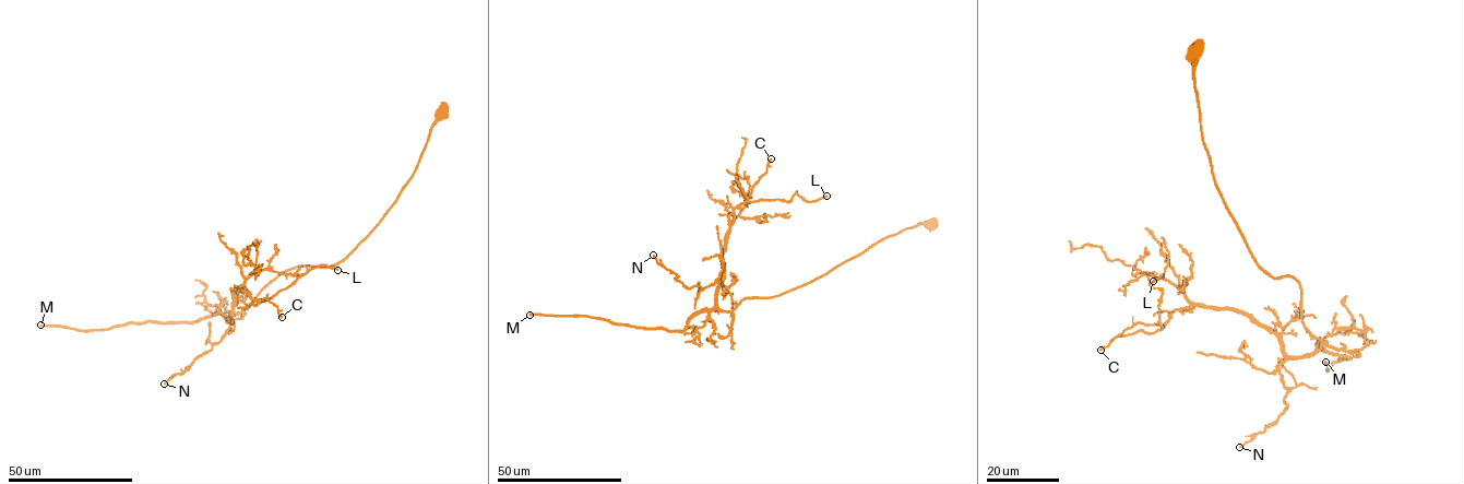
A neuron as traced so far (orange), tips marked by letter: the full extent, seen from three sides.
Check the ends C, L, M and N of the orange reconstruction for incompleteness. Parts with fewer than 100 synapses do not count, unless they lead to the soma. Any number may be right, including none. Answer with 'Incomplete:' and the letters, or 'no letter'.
Incomplete: M

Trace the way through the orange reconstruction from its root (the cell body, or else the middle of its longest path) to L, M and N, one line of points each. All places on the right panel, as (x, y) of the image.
L: (1194, 54), (1215, 185), (1321, 346), (1288, 356), (1199, 305), (1162, 329), (1153, 281)
M: (1194, 54), (1215, 185), (1257, 263), (1299, 284), (1301, 321), (1318, 351), (1348, 357), (1326, 370), (1325, 362)
N: (1194, 54), (1215, 185), (1257, 263), (1299, 284), (1302, 323), (1321, 342), (1278, 365), (1287, 408), (1239, 447)

